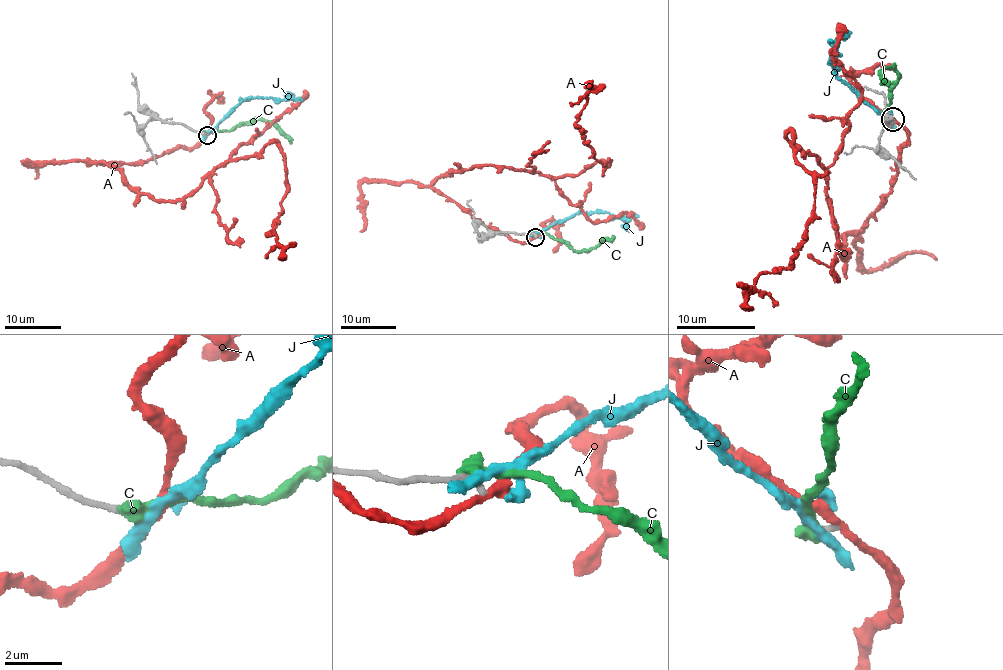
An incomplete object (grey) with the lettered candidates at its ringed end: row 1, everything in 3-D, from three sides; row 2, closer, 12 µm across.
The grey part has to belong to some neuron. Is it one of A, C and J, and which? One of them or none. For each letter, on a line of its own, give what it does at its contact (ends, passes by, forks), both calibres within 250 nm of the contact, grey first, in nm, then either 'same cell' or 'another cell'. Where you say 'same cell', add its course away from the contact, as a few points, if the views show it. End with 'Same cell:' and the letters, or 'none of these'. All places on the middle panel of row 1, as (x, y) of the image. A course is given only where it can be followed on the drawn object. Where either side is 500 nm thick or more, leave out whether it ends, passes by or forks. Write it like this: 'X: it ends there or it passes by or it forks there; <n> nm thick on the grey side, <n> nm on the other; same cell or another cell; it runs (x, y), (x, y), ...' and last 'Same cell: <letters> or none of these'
A: it passes by; 220 nm thick on the grey side, 320 nm on the other; another cell
C: 300 nm thick on the grey side, 550 nm on the other; another cell
J: it passes by; 260 nm thick on the grey side, 360 nm on the other; another cell
Same cell: none of these

